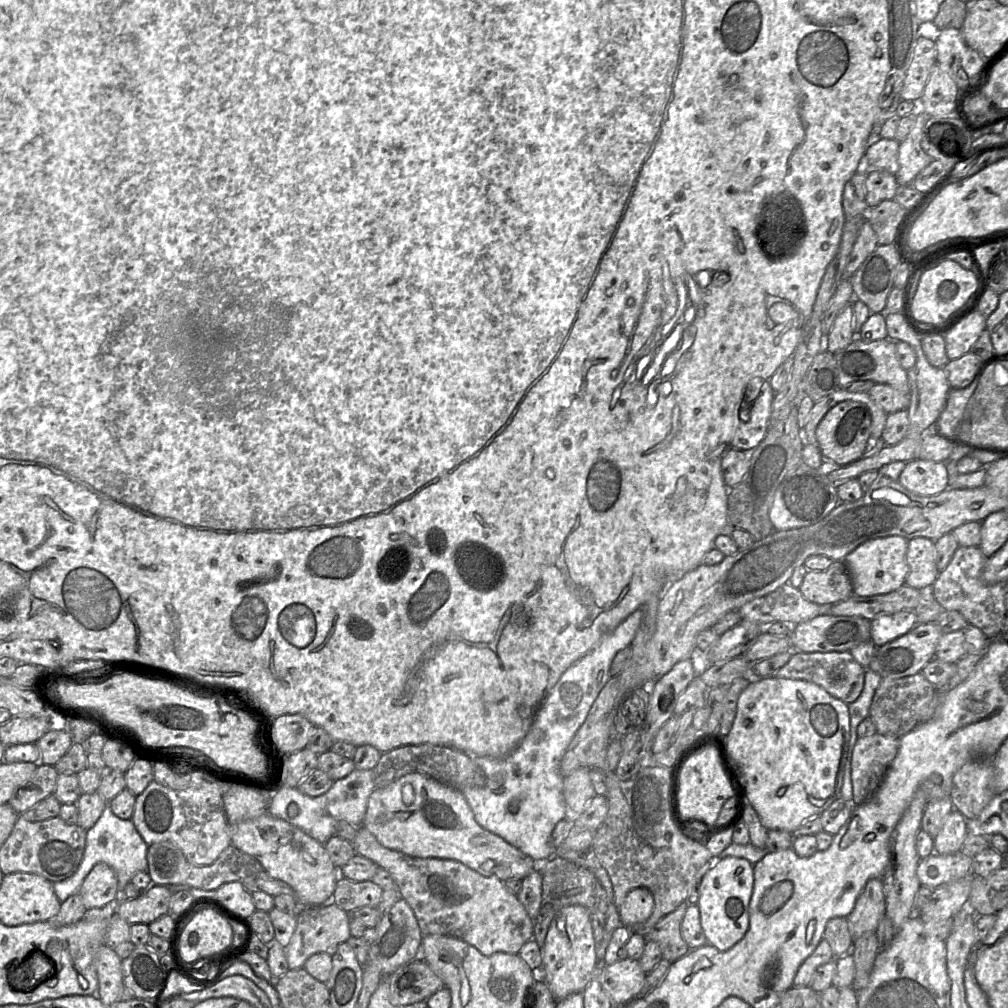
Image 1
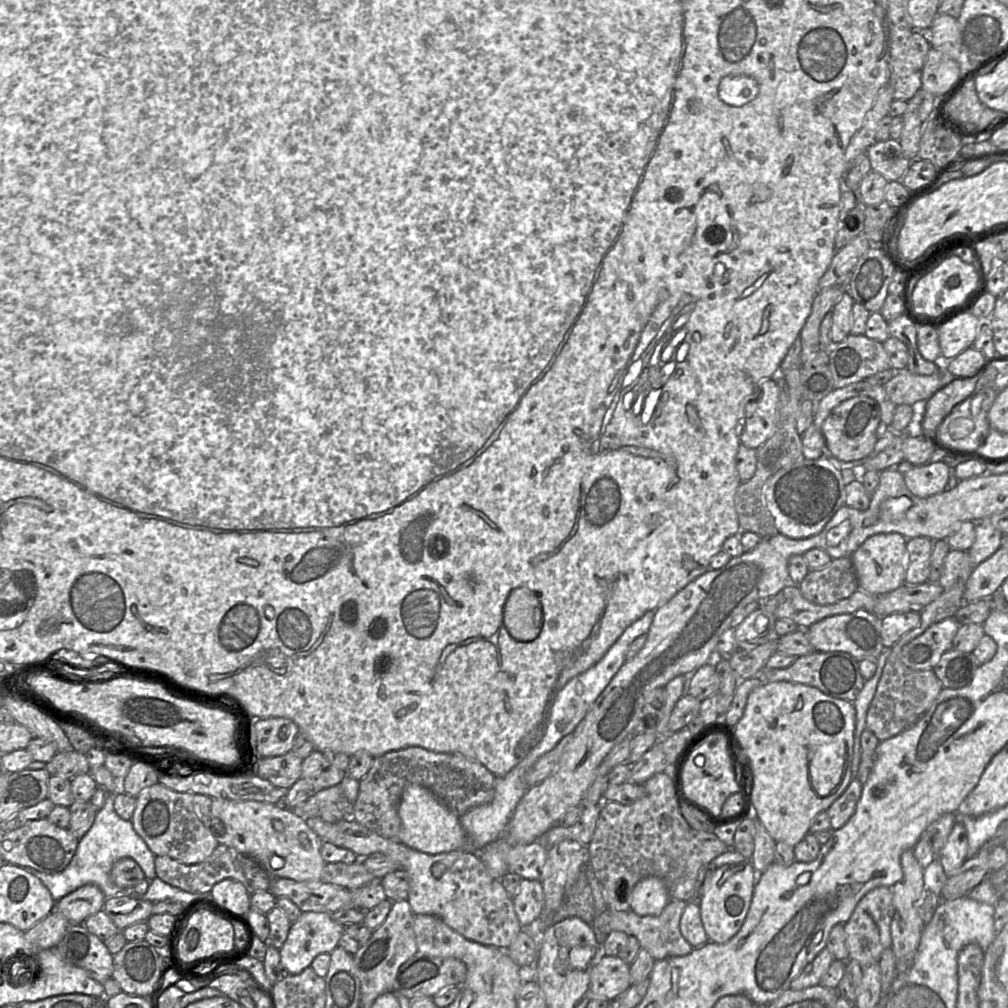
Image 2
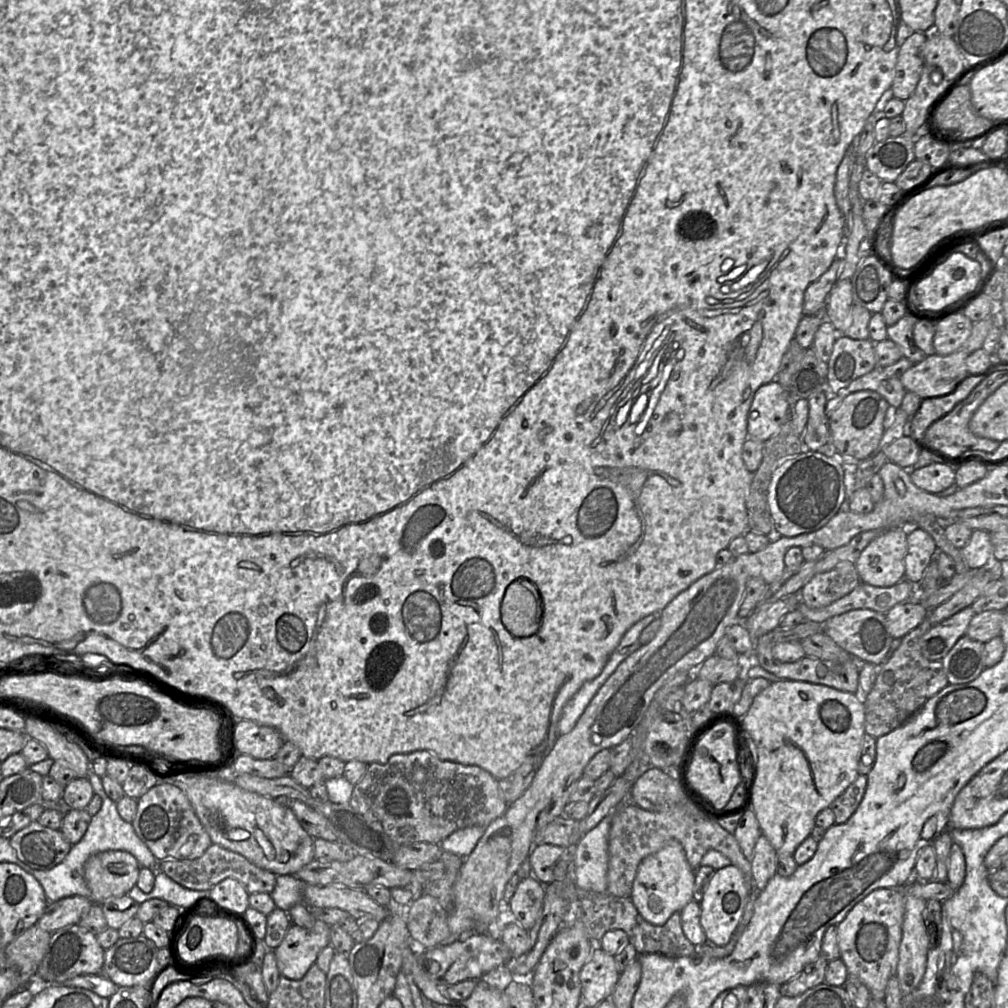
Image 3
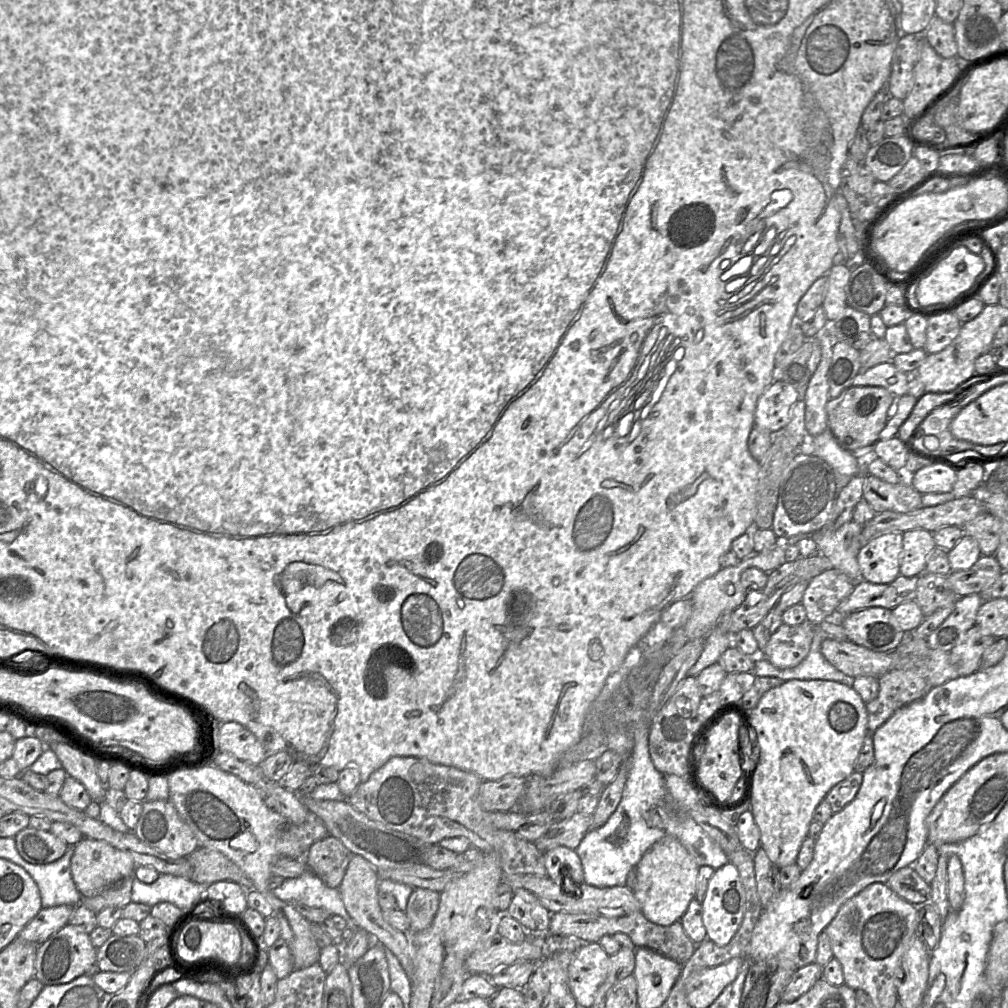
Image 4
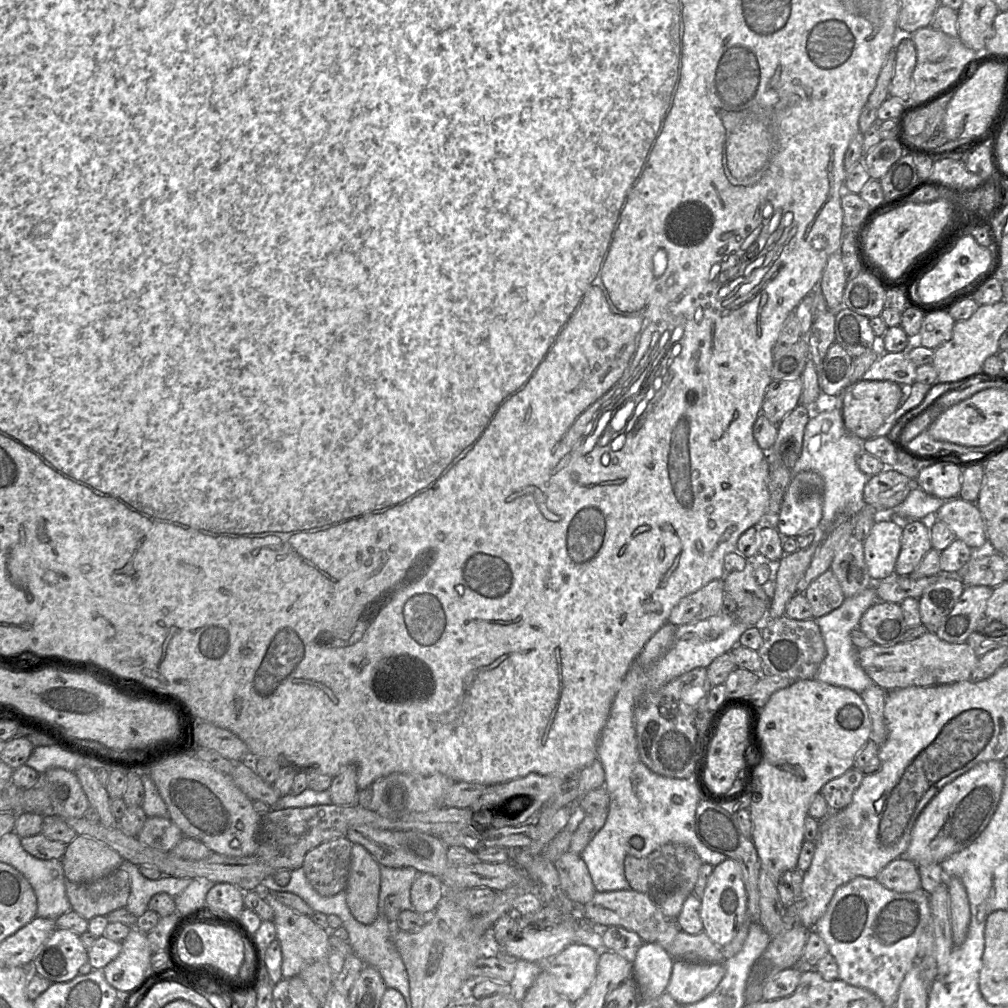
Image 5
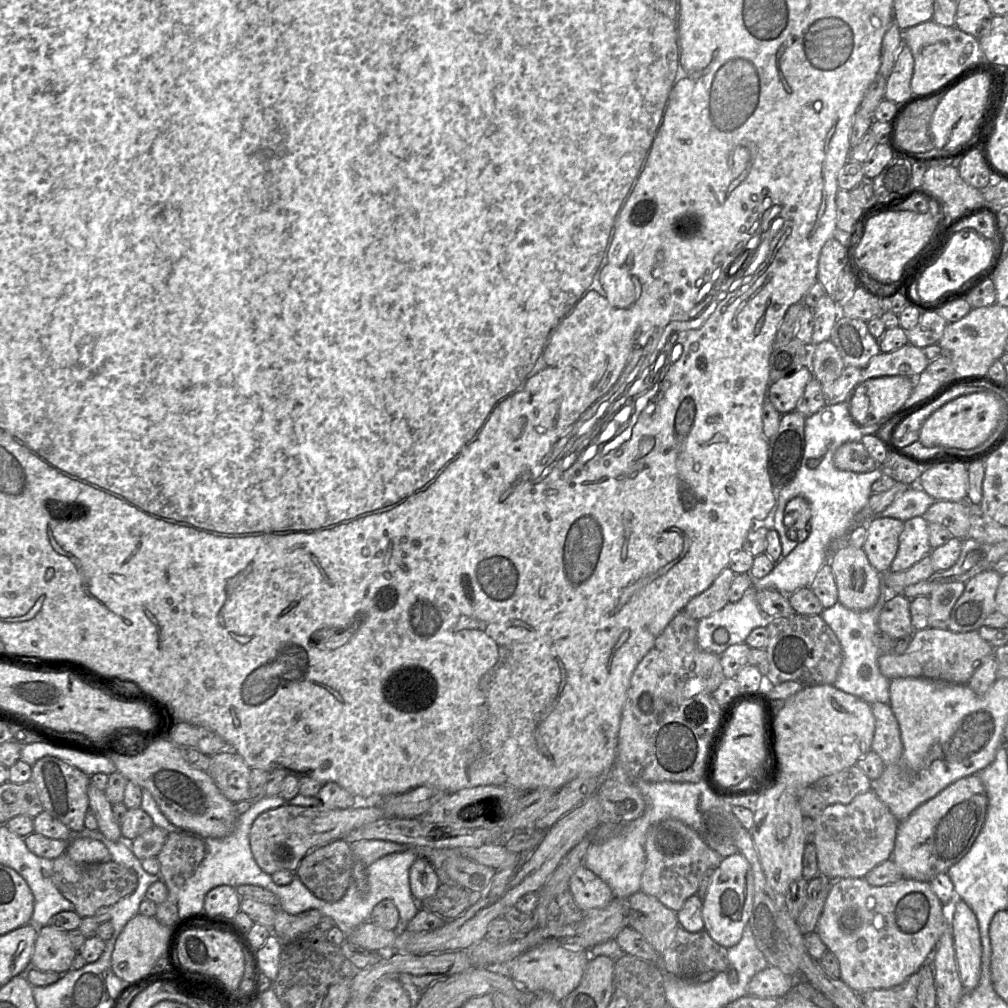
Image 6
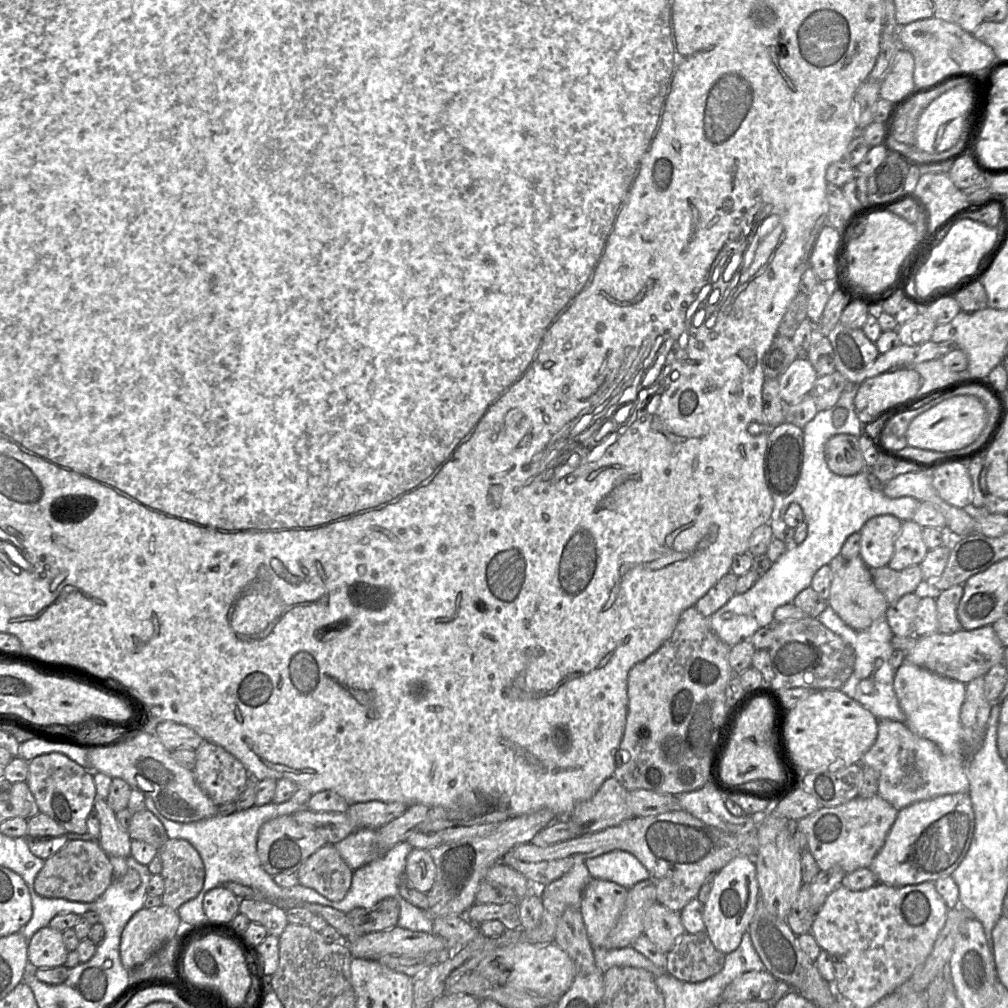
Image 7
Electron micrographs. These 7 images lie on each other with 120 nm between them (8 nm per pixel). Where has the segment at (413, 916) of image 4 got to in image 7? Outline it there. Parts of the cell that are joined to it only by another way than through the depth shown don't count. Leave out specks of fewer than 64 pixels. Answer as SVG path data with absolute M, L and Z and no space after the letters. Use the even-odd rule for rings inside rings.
M413 848L406 858L405 874L416 890L427 893L436 876L436 866L429 851Z

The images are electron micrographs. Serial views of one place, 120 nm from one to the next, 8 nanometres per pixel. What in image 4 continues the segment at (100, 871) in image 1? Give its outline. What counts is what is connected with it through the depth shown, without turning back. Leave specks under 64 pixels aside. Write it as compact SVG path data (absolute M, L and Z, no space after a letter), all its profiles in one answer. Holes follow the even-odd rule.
M70 905L43 907L36 916L22 929L17 939L22 939L37 946L68 924L73 911Z

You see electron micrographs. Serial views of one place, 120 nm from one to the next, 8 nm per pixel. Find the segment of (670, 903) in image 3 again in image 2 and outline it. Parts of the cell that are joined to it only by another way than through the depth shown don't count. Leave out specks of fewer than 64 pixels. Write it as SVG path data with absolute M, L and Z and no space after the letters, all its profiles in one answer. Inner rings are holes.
M658 877L640 880L632 891L630 910L639 916L658 916L670 901L665 883Z

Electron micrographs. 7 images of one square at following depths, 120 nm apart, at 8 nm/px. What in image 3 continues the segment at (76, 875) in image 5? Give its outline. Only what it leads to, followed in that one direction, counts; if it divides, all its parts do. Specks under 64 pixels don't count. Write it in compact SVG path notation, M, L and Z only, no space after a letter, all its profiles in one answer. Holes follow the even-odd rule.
M108 850L92 855L84 865L84 878L94 903L102 904L109 898L126 895L136 885L140 872L137 859L129 852Z

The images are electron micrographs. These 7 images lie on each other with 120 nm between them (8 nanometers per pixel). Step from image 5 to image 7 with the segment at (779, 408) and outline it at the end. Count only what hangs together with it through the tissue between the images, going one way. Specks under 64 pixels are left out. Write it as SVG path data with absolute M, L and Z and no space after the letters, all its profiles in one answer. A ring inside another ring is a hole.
M798 357L777 378L779 396L784 405L798 403L809 394L818 375L806 357Z

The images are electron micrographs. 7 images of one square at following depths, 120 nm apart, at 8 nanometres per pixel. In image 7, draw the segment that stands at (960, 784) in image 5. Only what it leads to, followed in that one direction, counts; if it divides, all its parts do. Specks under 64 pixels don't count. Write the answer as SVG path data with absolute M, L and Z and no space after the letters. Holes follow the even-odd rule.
M968 793L937 796L898 810L883 846L869 868L879 883L893 887L935 882L949 876L960 864L970 846L975 826Z

